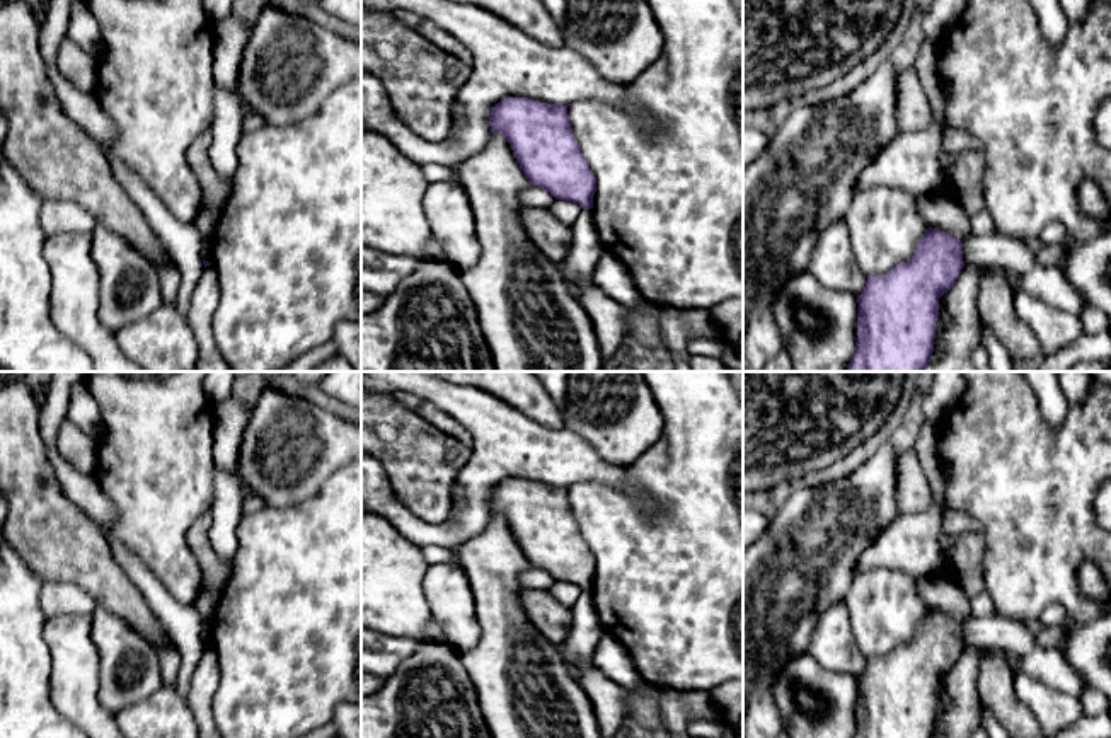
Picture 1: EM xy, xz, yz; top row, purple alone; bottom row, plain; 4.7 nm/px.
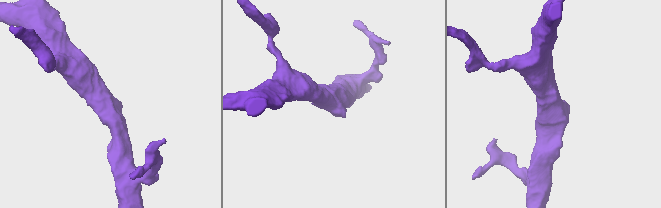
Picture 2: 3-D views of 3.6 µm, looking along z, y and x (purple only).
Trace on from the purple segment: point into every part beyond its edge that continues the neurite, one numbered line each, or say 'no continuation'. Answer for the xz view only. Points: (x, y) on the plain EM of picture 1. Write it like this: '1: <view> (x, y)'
no continuation

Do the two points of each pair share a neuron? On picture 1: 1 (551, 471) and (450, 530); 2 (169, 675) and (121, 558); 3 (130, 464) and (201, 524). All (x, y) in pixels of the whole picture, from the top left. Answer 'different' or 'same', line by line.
1: same
2: different
3: different

